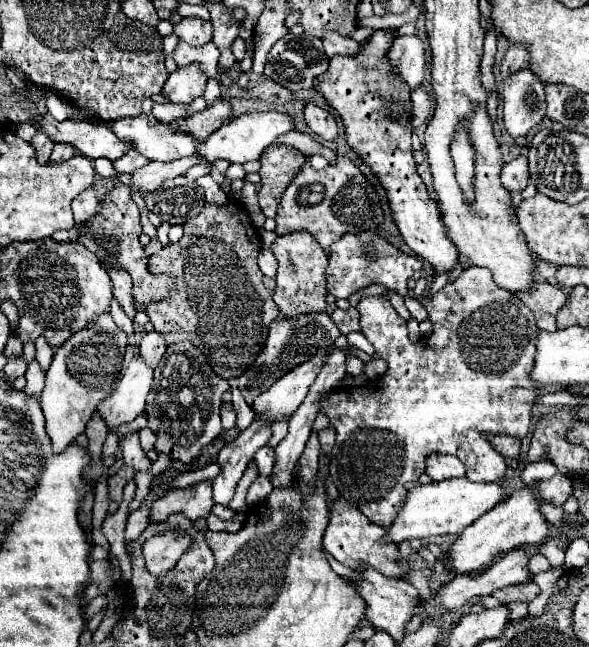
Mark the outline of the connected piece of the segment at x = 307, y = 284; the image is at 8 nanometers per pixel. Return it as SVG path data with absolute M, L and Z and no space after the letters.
M291 232L279 236L271 246L279 268L277 268L277 286L273 300L283 312L285 318L297 318L301 314L321 314L327 312L327 290L325 290L325 270L329 258L325 250L315 242L309 232Z

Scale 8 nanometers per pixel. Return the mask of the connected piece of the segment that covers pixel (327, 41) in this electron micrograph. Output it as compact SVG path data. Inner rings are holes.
M325 30L325 38L321 38L321 40L323 40L325 54L329 54L329 56L333 56L333 54L355 54L359 50L357 42L353 42L347 36L341 36L337 32Z

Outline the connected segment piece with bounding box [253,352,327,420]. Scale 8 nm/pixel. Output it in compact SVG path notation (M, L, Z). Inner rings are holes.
M321 352L309 358L309 362L303 362L301 366L289 370L289 374L283 374L267 392L255 398L253 410L259 414L267 414L271 420L291 416L321 372L321 366L325 366L325 358L327 352Z

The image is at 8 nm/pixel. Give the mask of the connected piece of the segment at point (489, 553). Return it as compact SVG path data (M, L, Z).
M555 474L549 480L539 480L537 488L525 486L515 490L513 496L499 502L493 510L489 510L489 514L483 514L477 522L473 522L473 526L467 526L459 534L459 538L451 548L451 562L449 562L451 570L469 574L489 564L497 554L503 554L511 548L525 546L525 544L541 544L547 538L547 530L549 530L541 506L547 502L555 508L563 508L567 498L571 496L571 490L573 490L573 482L565 474Z

